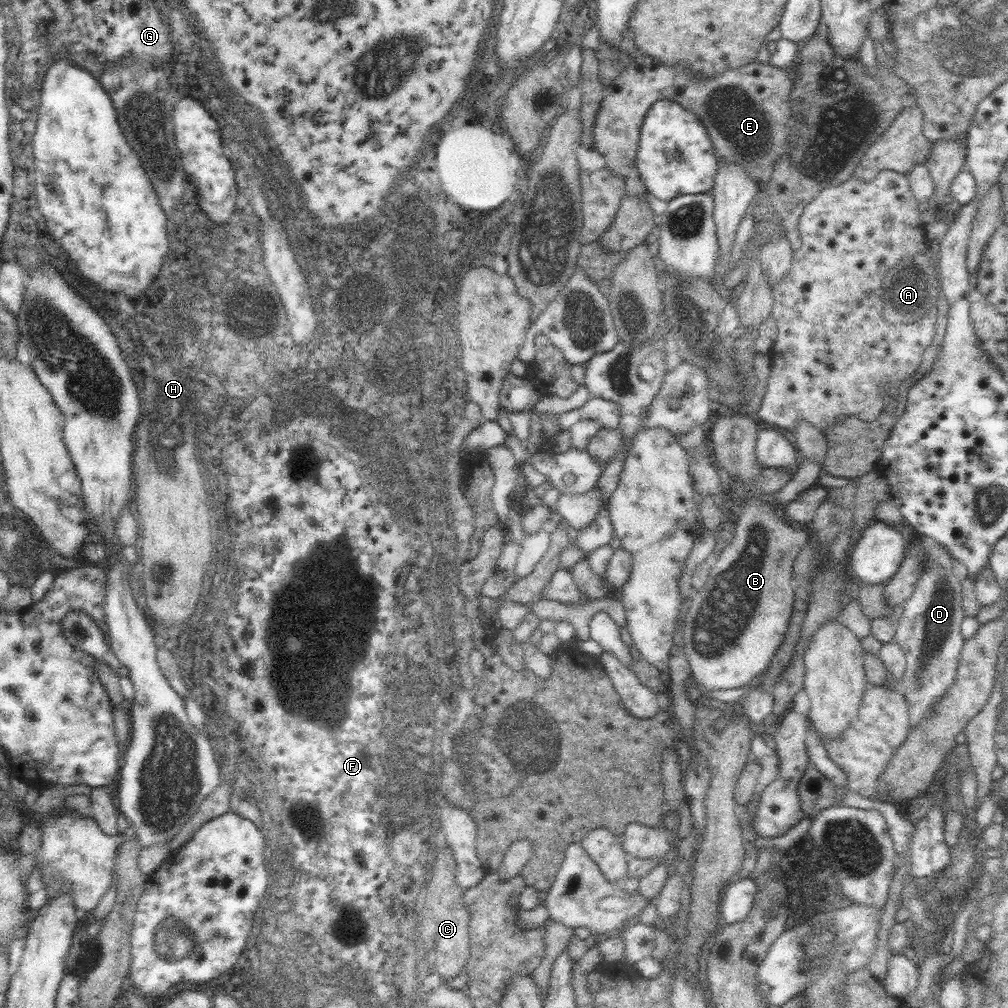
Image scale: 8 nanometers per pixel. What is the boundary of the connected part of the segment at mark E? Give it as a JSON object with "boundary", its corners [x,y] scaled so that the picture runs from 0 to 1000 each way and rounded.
{"boundary":[[[632,50],[633,54],[629,58],[629,62],[626,62],[604,85],[599,86],[591,125],[588,128],[589,148],[597,153],[601,159],[602,168],[609,173],[618,175],[619,165],[630,161],[640,115],[647,103],[655,98],[671,100],[690,113],[706,138],[713,162],[714,159],[733,161],[743,176],[749,180],[763,175],[770,160],[789,145],[795,136],[792,133],[800,133],[800,125],[790,121],[790,118],[786,117],[786,113],[784,113],[787,79],[784,79],[784,75],[773,66],[750,60],[744,62],[744,64],[740,64],[737,69],[734,66],[734,68],[721,69],[712,76],[694,76],[694,74],[688,74],[681,64],[677,64],[677,62],[669,62],[669,64],[661,65],[657,62],[643,58],[643,55],[639,55],[637,50]]]}

